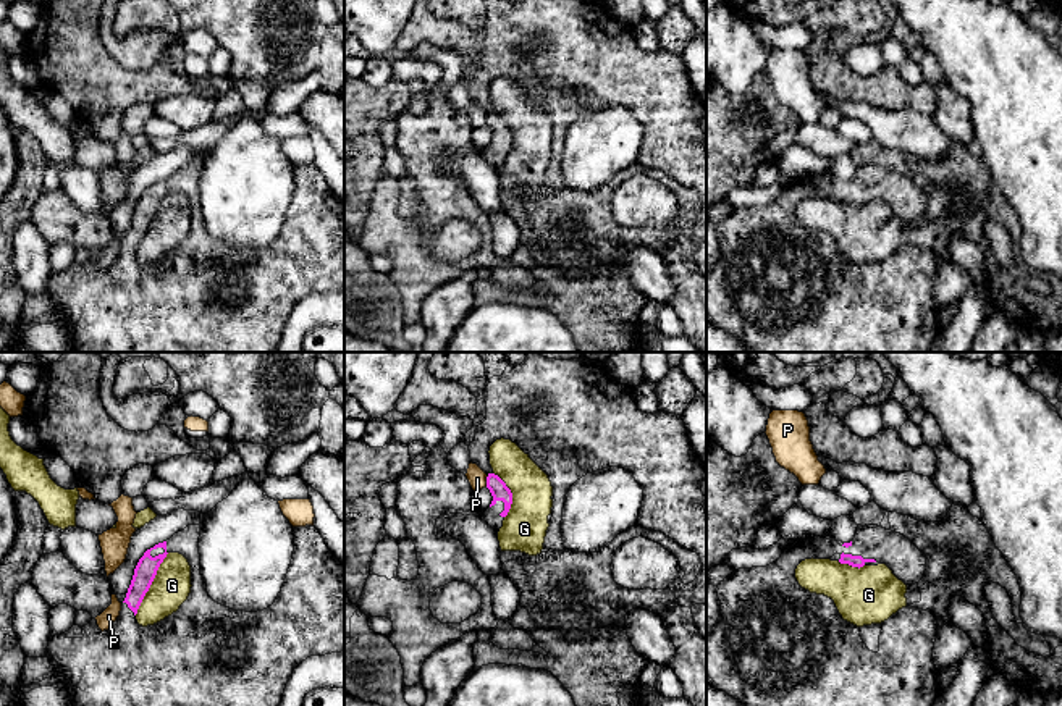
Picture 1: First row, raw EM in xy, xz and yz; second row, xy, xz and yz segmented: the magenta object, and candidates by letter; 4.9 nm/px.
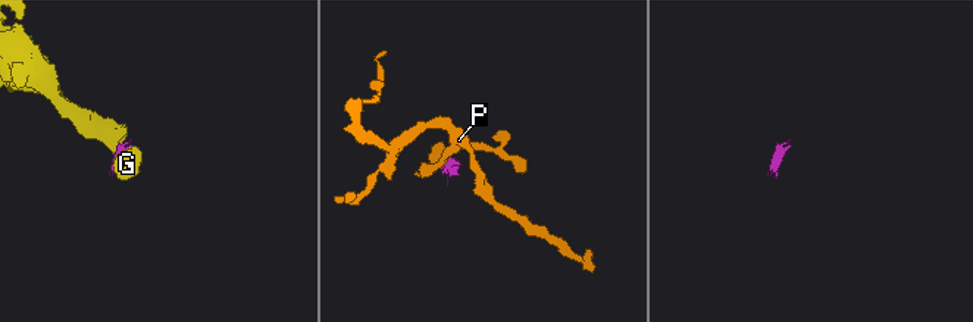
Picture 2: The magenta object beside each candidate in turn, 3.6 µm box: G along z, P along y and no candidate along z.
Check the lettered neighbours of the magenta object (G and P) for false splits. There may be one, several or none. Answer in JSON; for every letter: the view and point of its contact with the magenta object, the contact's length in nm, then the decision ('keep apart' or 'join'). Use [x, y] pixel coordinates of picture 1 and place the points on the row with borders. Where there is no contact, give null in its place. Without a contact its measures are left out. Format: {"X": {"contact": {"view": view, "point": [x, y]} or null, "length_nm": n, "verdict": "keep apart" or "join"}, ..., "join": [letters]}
{"G": {"contact": {"view": "xy", "point": [151, 584]}, "length_nm": 360, "verdict": "keep apart"}, "P": {"contact": {"view": "xz", "point": [487, 480]}, "length_nm": 60, "verdict": "keep apart"}, "join": []}

